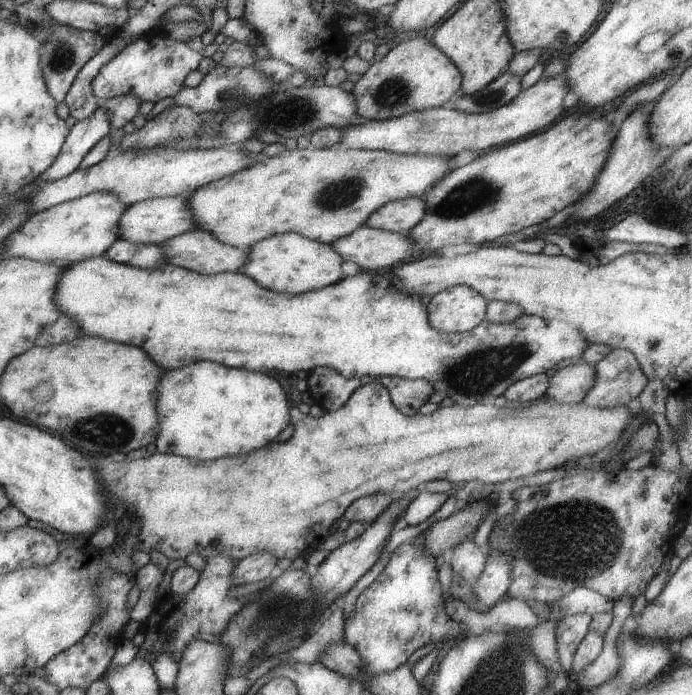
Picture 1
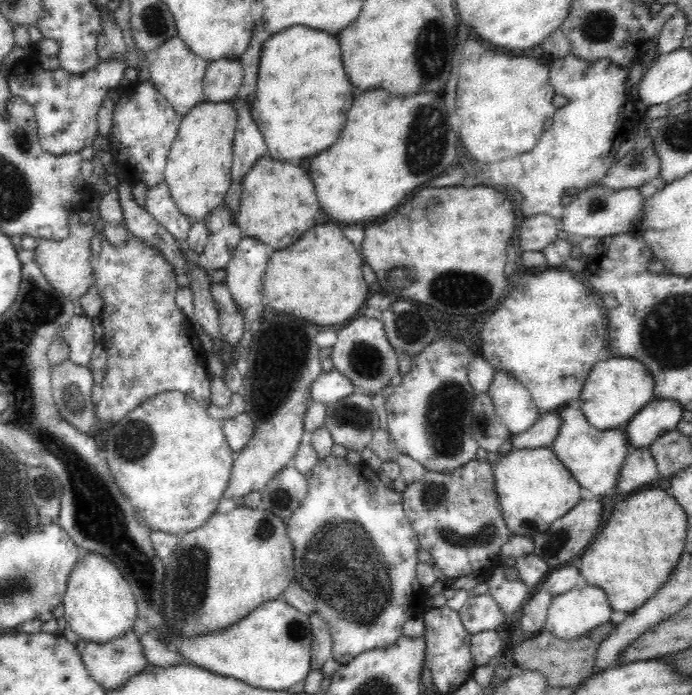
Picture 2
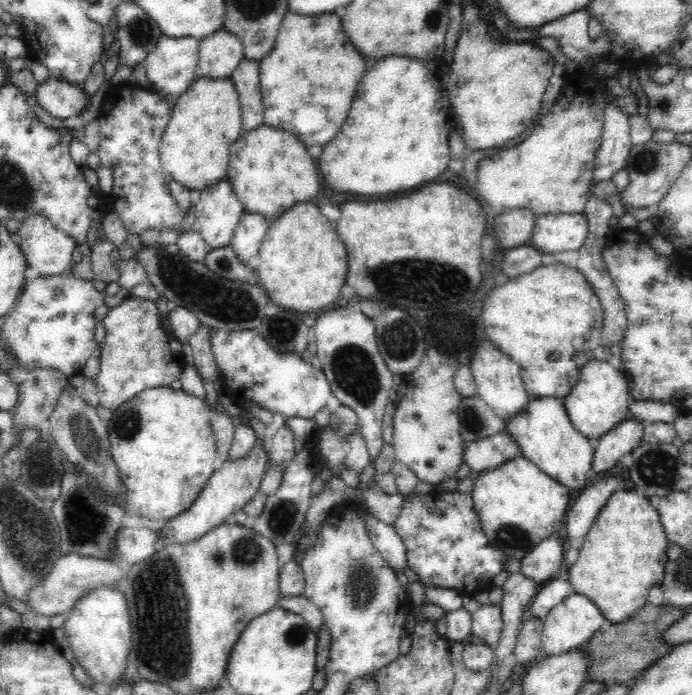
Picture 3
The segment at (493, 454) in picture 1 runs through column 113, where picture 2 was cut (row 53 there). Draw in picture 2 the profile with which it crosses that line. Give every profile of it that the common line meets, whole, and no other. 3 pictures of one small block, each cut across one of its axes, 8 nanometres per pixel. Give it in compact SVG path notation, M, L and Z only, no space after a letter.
M474 34L466 36L462 56L462 84L458 84L456 104L462 120L460 138L470 156L482 162L496 162L530 152L544 132L546 118L554 112L554 106L550 104L555 94L549 75L552 58L546 54L534 57L494 52Z

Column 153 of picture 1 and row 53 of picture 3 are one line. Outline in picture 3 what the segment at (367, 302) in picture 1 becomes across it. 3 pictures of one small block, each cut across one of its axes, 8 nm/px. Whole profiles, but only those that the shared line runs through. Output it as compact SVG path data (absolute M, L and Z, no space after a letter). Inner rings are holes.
M289 10L279 30L274 47L259 60L263 122L294 132L306 146L324 144L340 132L358 82L366 72L366 60L350 42L342 17L334 11L312 16ZM318 110L326 114L326 122L318 130L302 124L312 122L310 116L316 116Z

